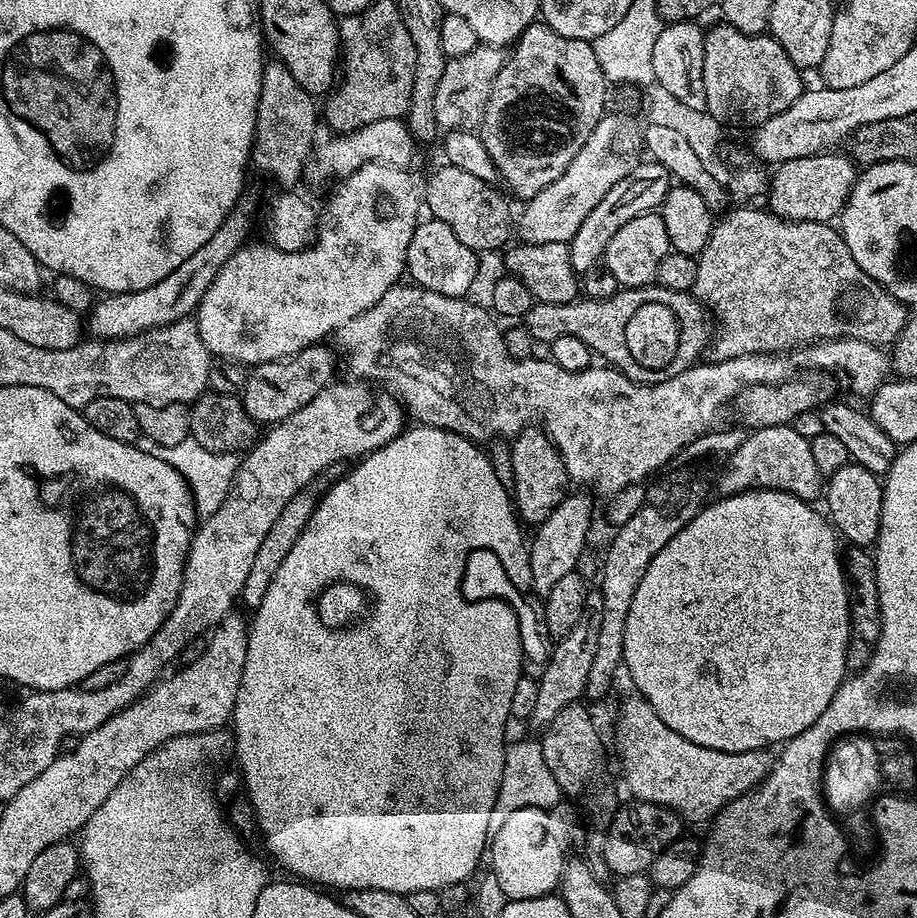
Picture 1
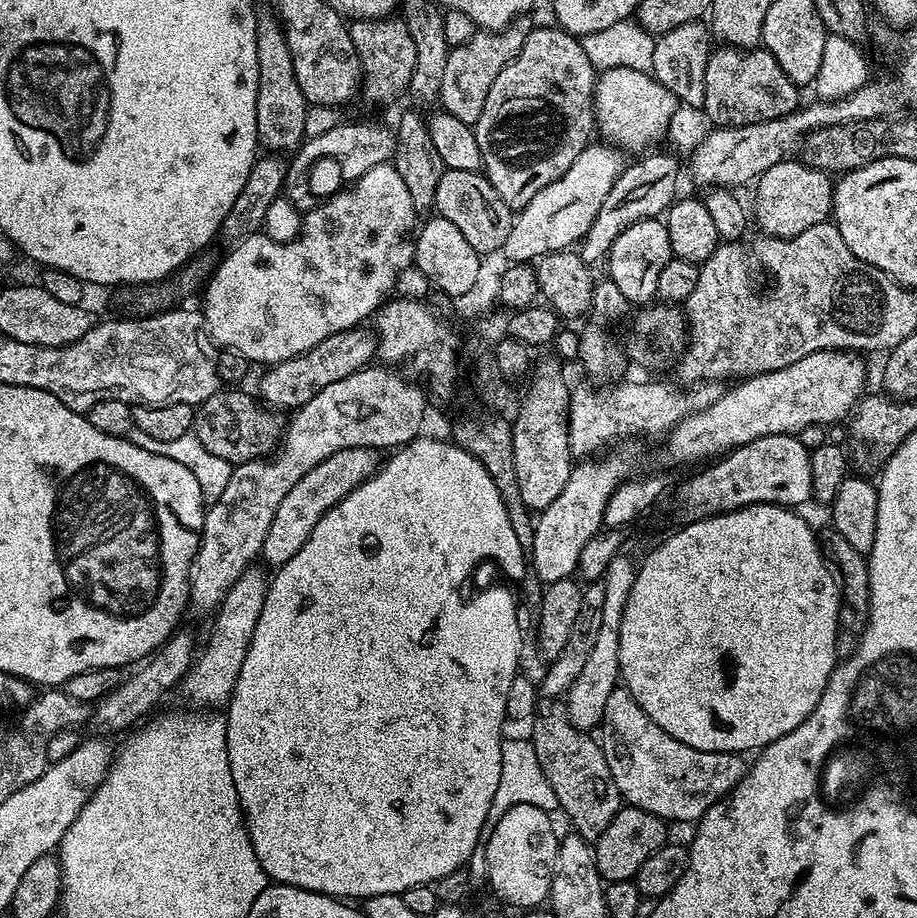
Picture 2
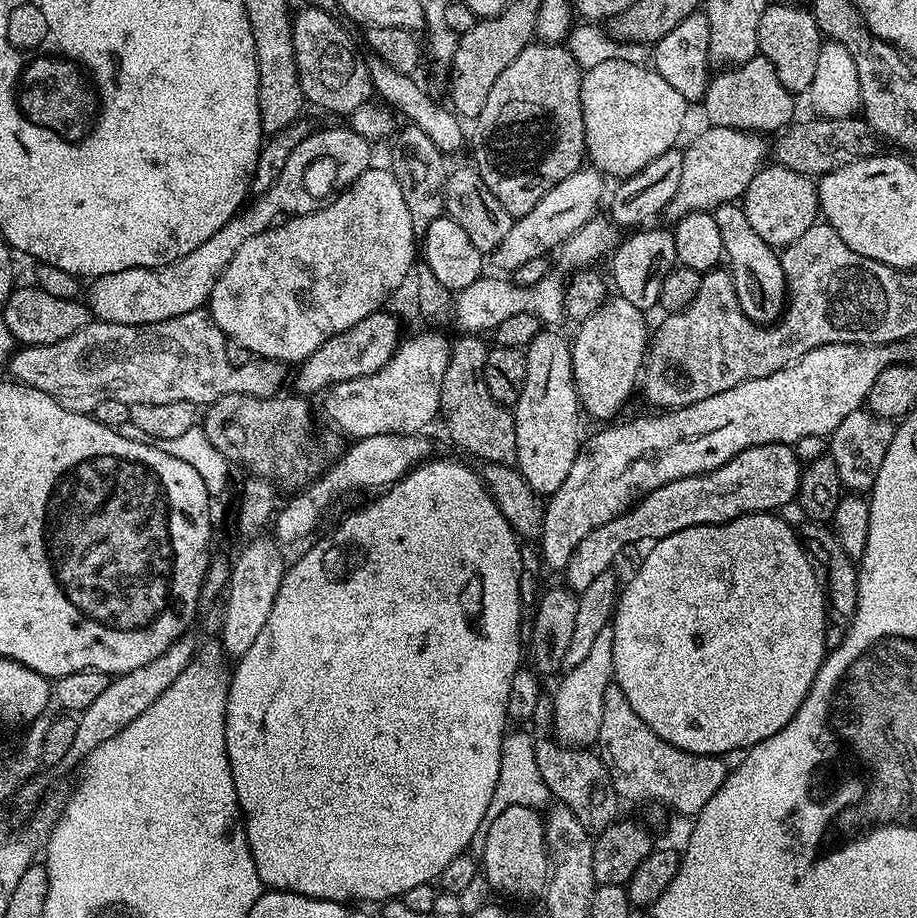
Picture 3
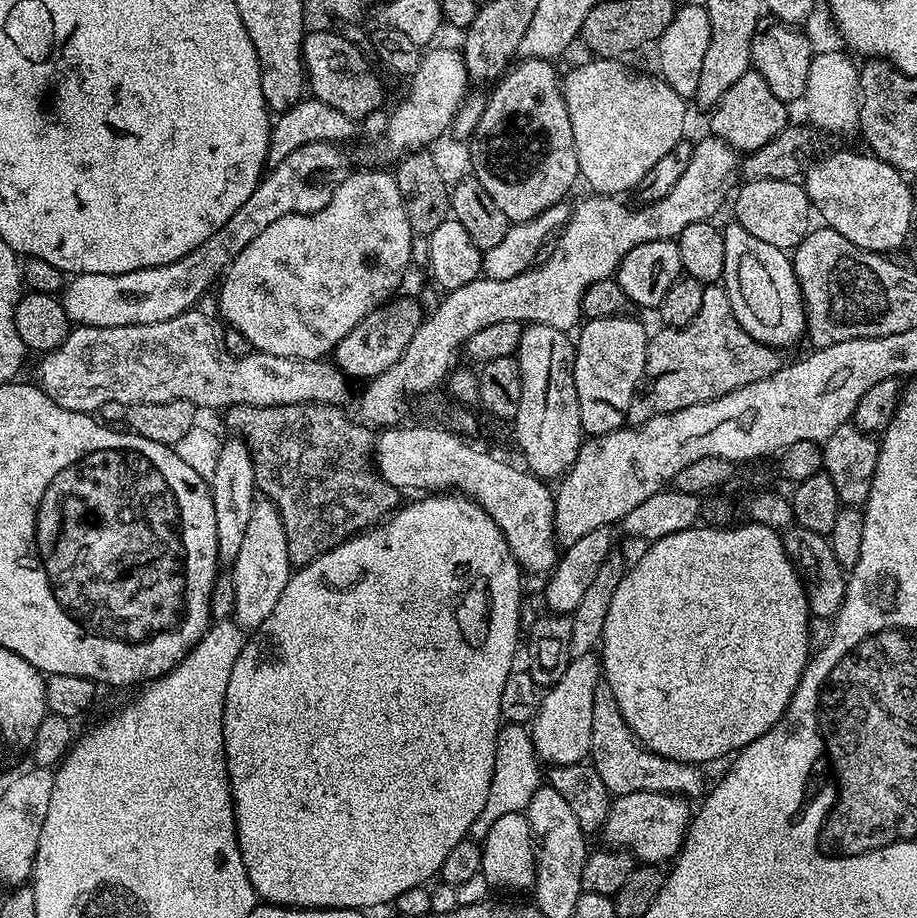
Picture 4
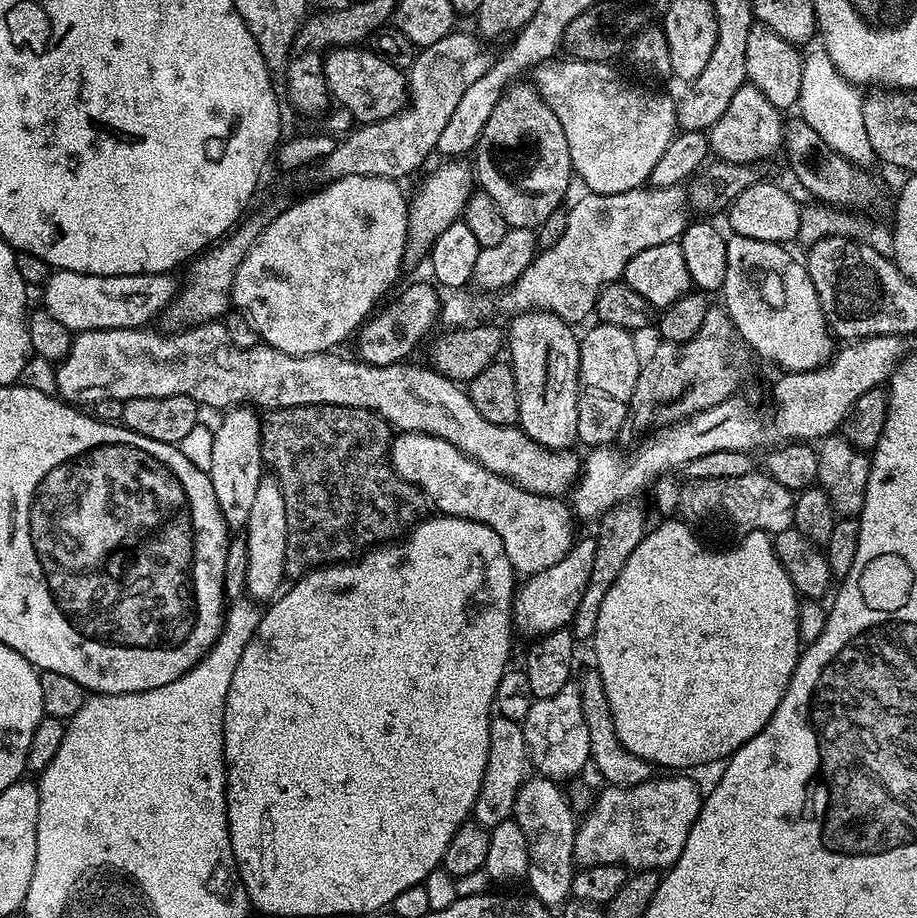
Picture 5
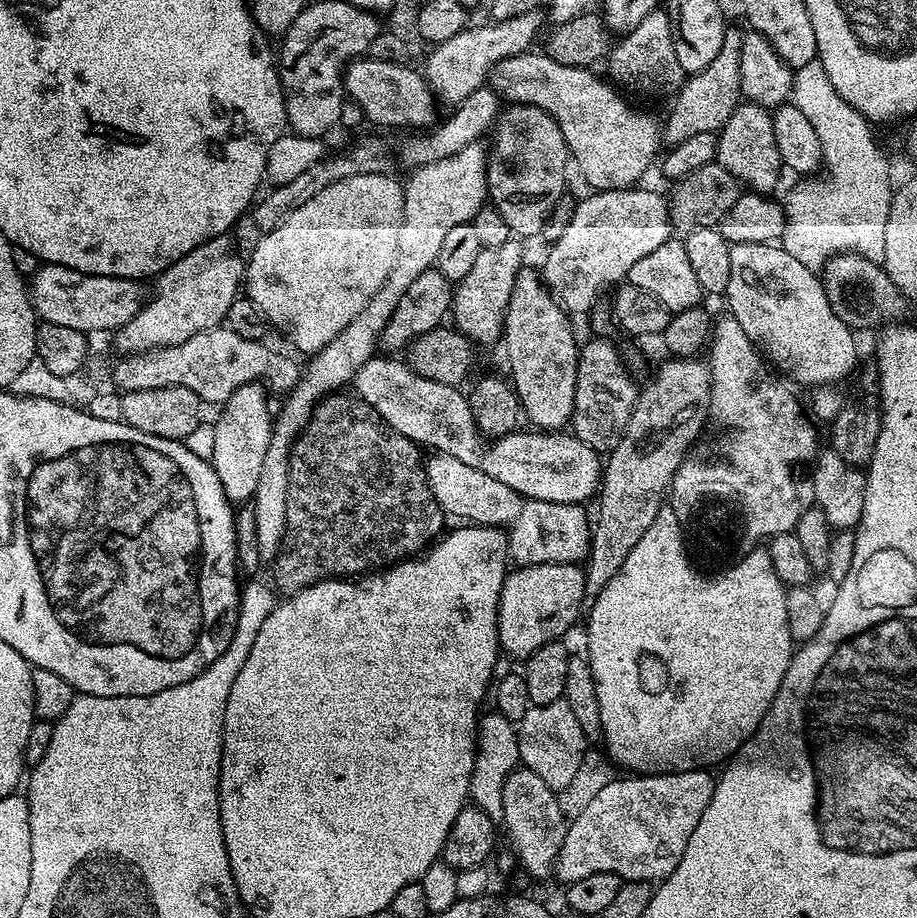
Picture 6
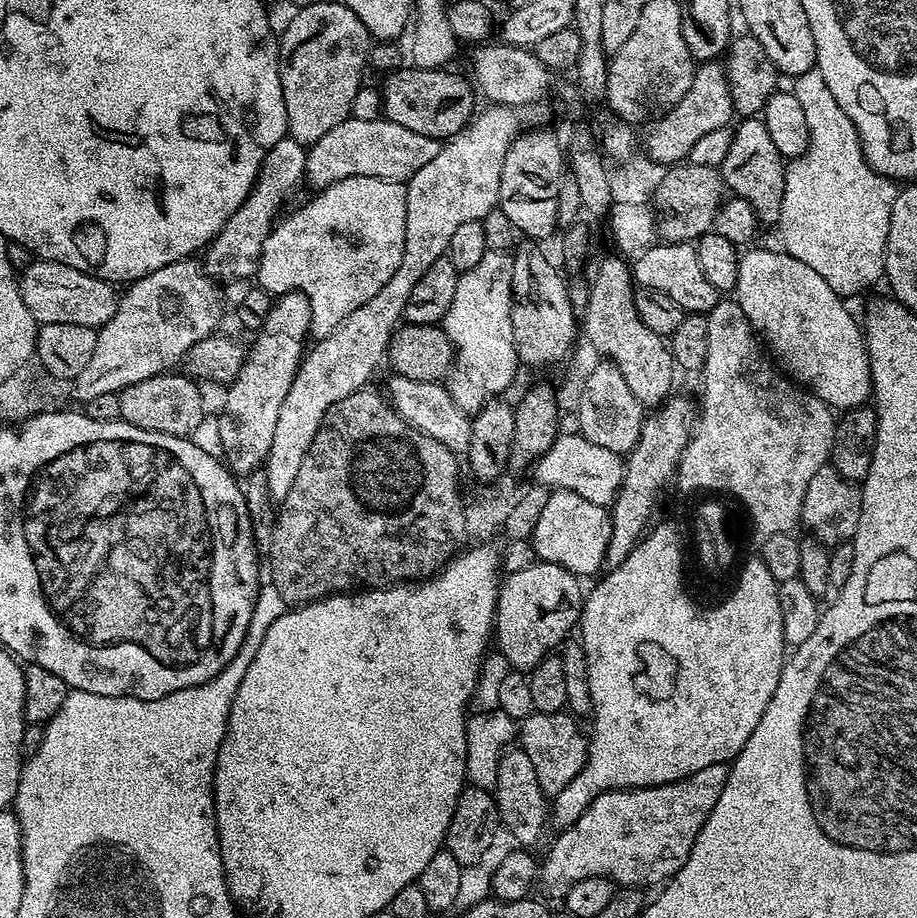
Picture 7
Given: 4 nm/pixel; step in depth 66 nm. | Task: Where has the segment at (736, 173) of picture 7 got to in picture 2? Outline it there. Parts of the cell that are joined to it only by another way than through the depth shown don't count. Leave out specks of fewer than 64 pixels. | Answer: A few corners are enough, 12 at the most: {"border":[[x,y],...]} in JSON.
{"border":[[720,46],[706,62],[716,126],[789,116],[801,89],[774,54]]}

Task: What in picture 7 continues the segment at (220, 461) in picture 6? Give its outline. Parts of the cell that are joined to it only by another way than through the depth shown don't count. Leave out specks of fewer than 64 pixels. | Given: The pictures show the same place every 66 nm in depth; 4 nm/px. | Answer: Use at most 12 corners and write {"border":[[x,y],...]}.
{"border":[[277,297],[219,413],[238,476],[266,459],[312,324]]}

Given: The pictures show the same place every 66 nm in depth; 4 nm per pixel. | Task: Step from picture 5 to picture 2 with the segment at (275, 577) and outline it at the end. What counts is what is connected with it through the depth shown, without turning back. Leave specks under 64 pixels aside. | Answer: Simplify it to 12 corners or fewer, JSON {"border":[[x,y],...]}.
{"border":[[253,566],[227,592],[180,683],[193,707],[232,695],[268,594]]}

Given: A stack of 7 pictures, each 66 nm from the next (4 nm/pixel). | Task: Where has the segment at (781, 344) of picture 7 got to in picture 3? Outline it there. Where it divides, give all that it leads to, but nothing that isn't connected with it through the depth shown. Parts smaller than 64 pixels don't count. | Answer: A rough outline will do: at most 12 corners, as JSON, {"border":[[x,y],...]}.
{"border":[[741,205],[713,211],[735,296],[761,326],[787,301],[779,255]]}

